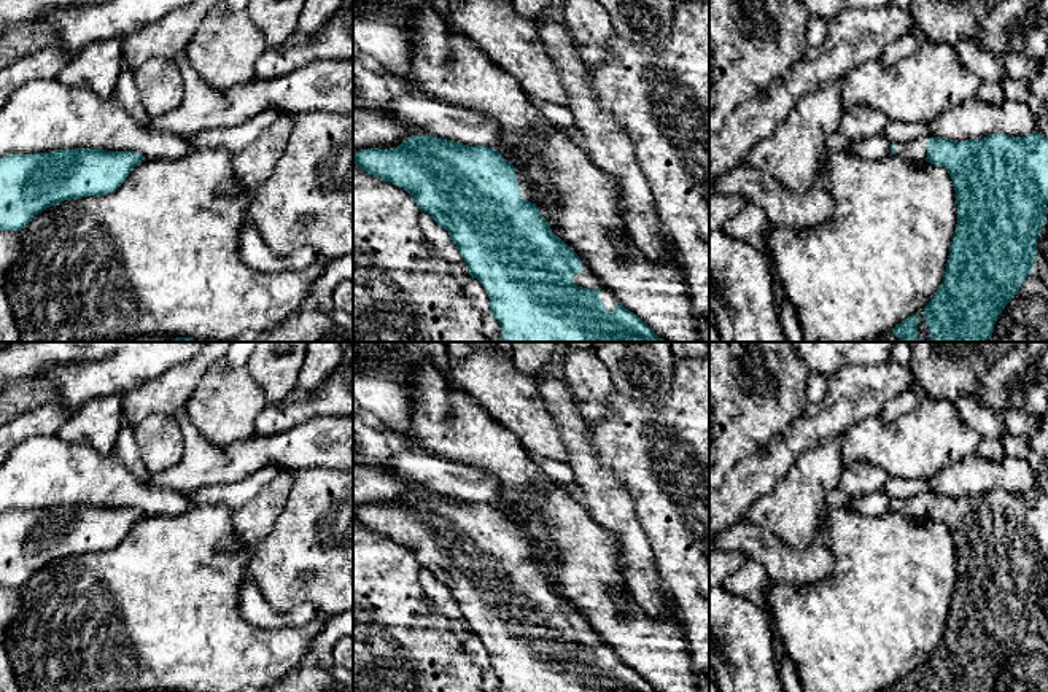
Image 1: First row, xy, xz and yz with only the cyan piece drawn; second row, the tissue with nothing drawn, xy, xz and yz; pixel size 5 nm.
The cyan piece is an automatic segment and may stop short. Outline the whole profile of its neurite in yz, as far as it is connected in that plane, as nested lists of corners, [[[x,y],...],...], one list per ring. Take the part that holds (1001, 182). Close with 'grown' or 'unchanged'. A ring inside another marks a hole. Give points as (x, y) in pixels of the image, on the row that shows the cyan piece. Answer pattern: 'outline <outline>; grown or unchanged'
outline [[[1038,132],[1026,137],[991,134],[980,140],[953,142],[949,138],[921,137],[892,143],[894,154],[911,162],[930,162],[948,170],[957,204],[956,234],[949,245],[949,259],[943,283],[932,301],[899,326],[865,342],[988,342],[1005,305],[1019,291],[1037,255],[1037,239],[1046,221],[1048,204],[1048,138]]]; grown

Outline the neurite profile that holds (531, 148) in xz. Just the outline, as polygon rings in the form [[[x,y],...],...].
[[[534,137],[530,138],[526,145],[523,145],[517,153],[506,153],[503,154],[504,159],[515,161],[515,159],[531,159],[539,153],[542,148],[542,138]]]

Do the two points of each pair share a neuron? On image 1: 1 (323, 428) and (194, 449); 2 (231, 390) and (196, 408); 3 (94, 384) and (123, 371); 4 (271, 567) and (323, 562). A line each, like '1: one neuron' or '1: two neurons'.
1: one neuron
2: one neuron
3: one neuron
4: one neuron

